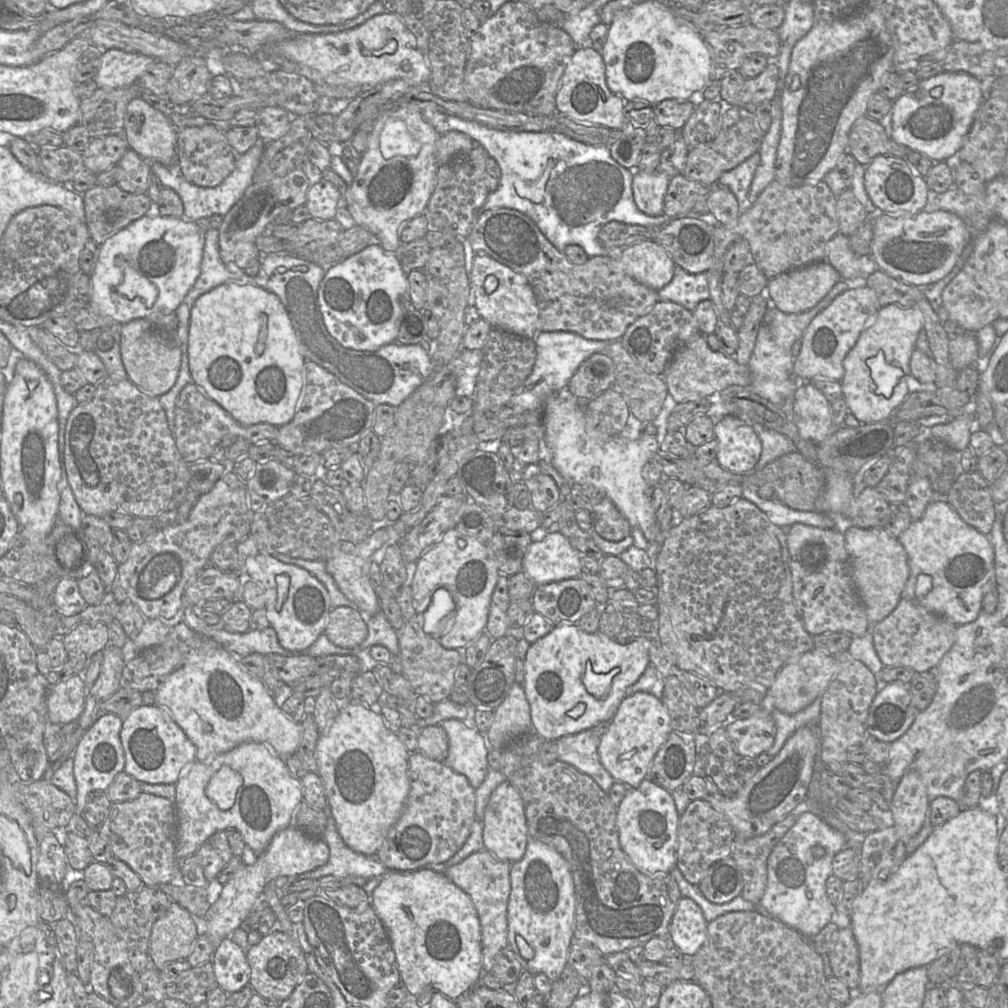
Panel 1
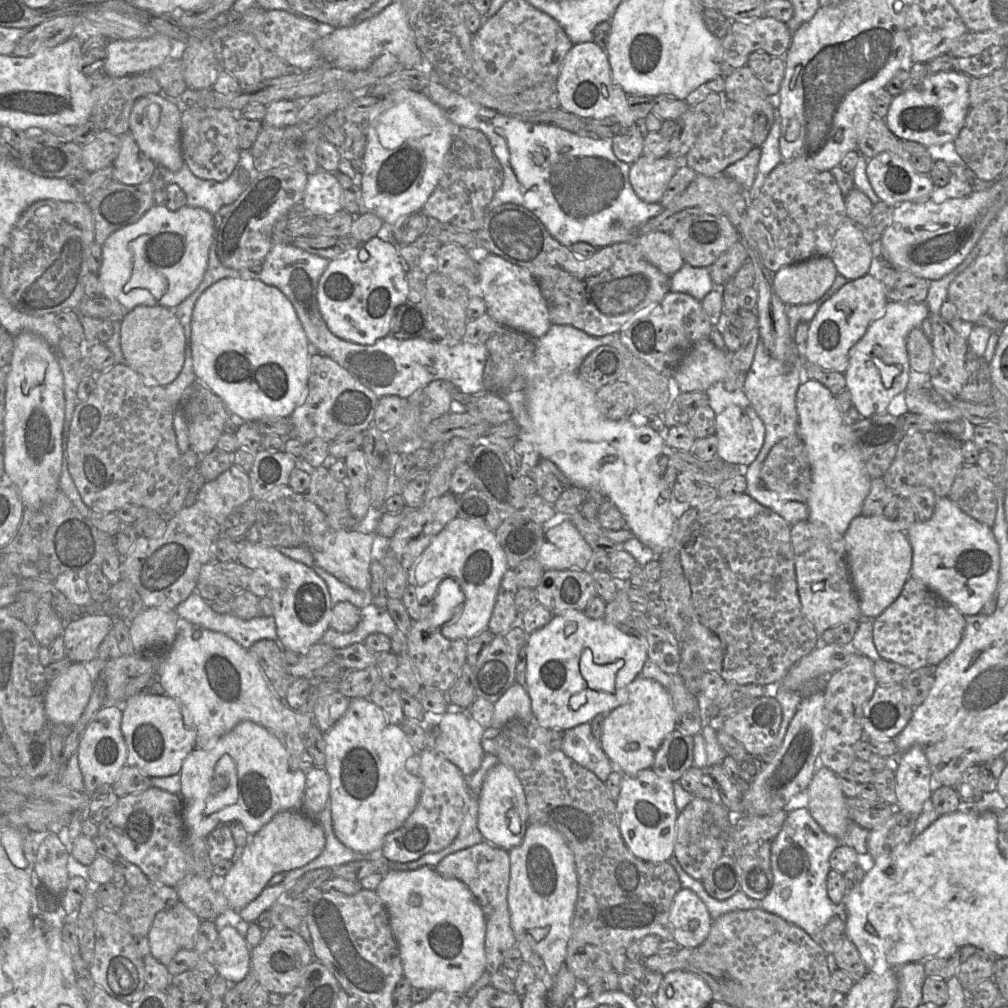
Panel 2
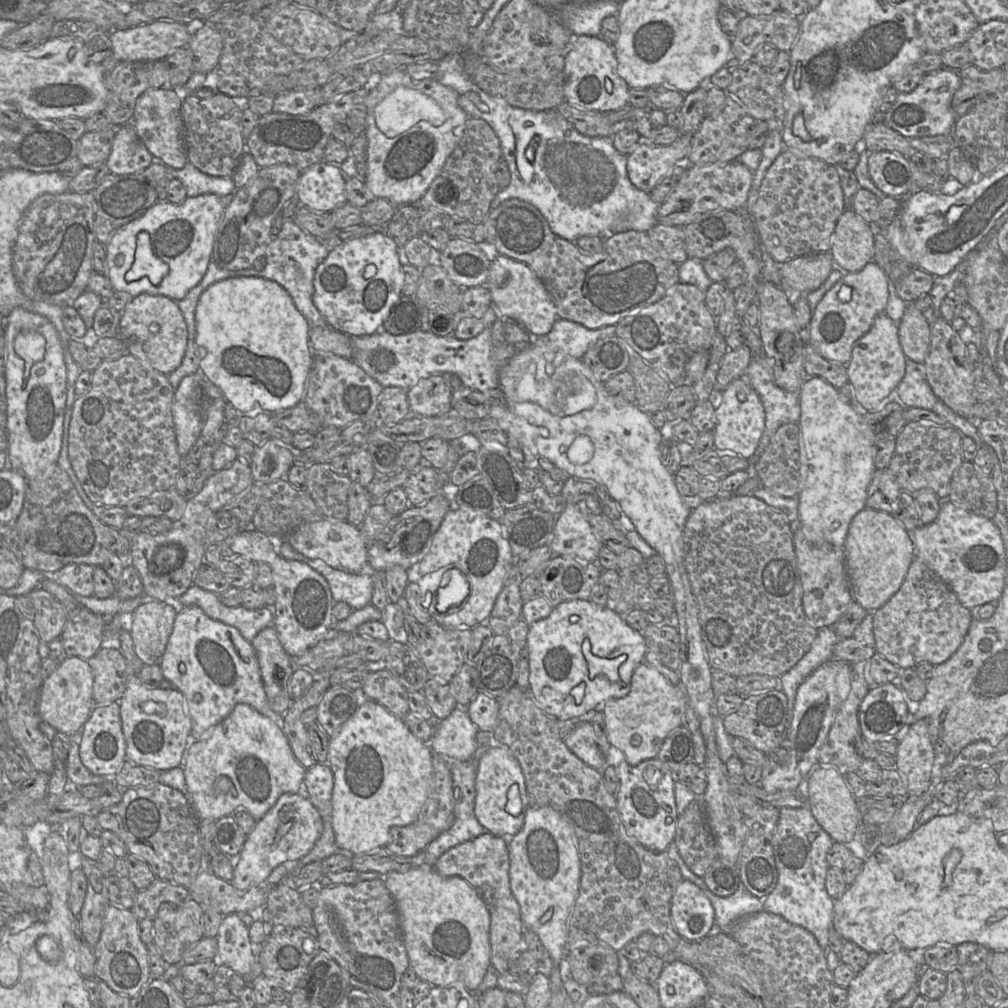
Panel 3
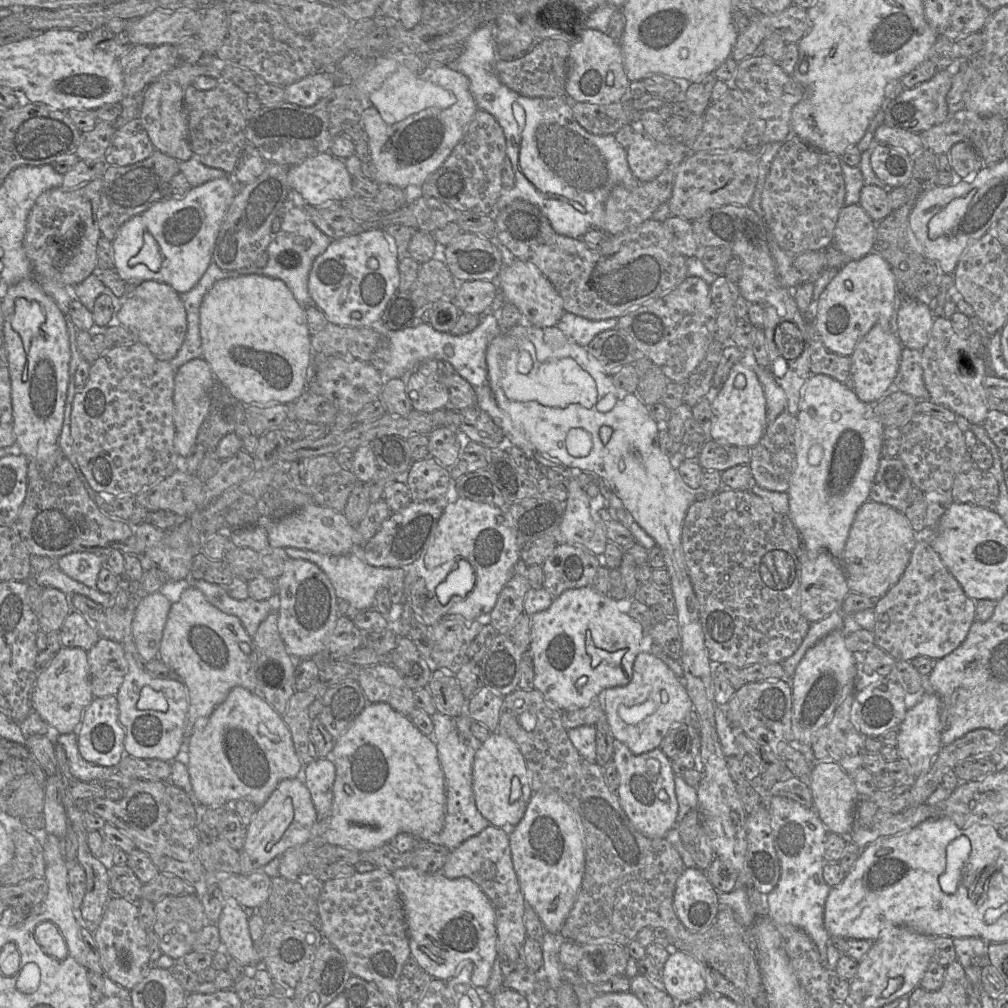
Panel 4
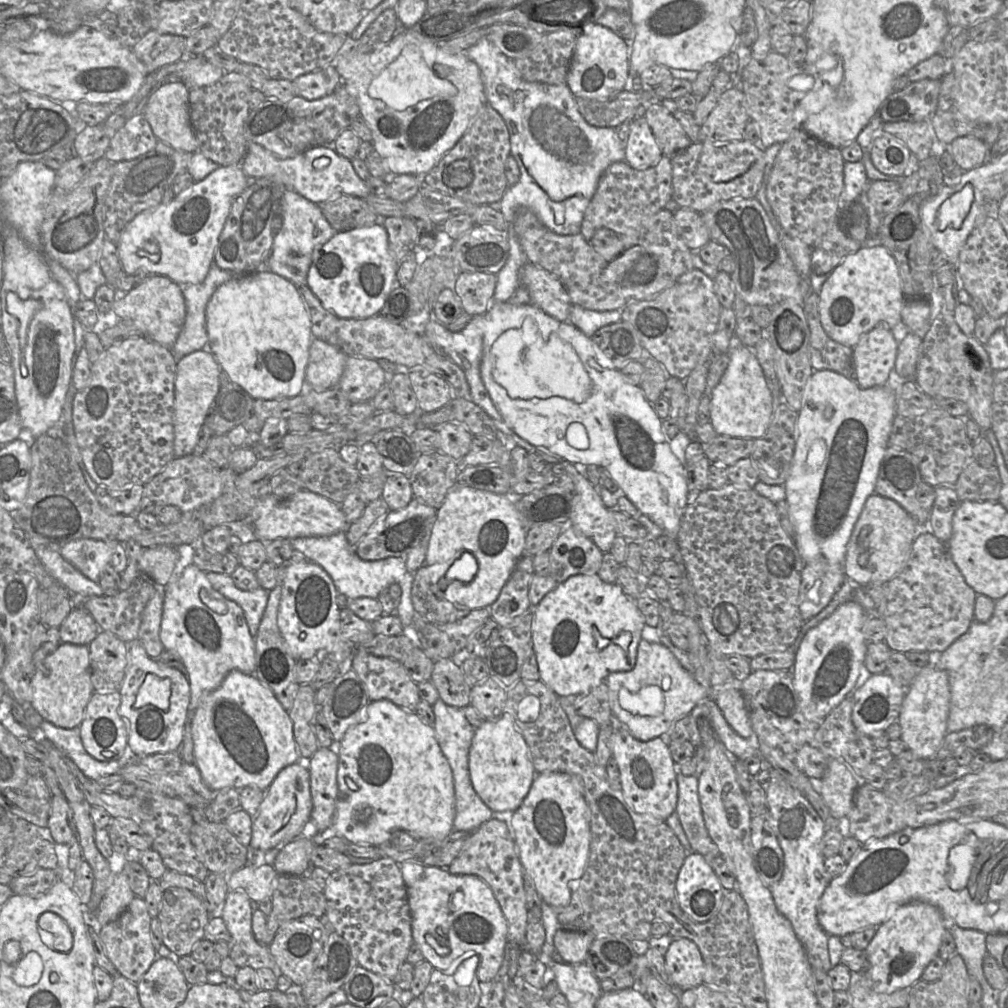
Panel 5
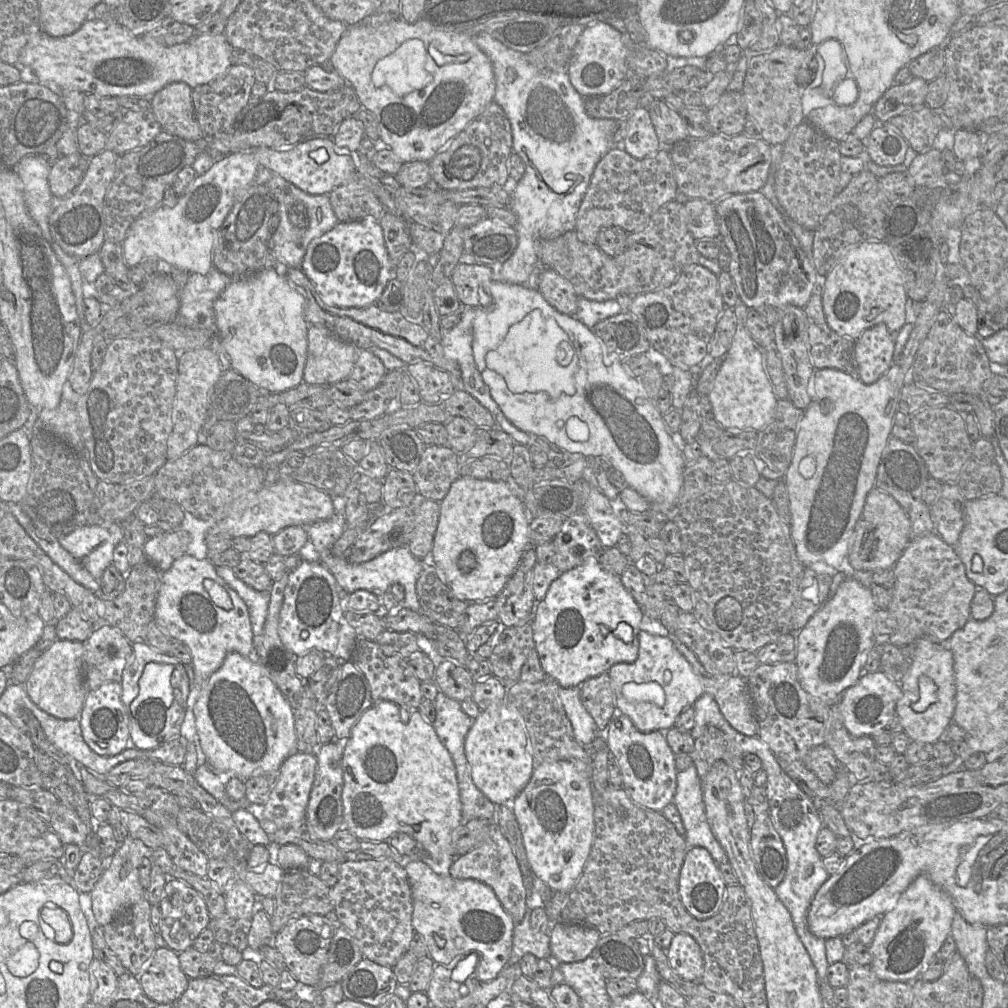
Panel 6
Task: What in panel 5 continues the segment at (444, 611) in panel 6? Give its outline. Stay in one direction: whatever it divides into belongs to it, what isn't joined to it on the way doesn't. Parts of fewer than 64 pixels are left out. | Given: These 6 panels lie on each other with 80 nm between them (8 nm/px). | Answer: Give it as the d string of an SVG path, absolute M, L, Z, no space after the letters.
M427 565L414 574L411 598L415 611L435 625L457 619L458 608L445 598L445 592L437 584L431 584Z

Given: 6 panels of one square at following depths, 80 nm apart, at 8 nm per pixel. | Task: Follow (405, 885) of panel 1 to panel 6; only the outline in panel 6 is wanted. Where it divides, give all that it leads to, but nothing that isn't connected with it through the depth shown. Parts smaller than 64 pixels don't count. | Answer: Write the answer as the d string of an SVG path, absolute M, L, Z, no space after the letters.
M414 860L404 867L411 888L412 927L421 934L435 964L448 964L456 956L477 953L480 982L493 980L506 967L516 924L493 889L475 879L456 879L436 873L427 863Z

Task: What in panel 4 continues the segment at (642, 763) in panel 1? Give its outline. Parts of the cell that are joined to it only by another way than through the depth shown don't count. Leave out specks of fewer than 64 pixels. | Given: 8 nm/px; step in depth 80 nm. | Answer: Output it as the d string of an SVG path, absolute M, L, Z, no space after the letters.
M640 651L635 659L631 681L625 686L603 690L598 695L598 699L604 707L613 737L624 743L635 755L660 748L663 739L671 728L683 722L686 714L693 709L692 701L683 682L662 660L652 653L644 651Z

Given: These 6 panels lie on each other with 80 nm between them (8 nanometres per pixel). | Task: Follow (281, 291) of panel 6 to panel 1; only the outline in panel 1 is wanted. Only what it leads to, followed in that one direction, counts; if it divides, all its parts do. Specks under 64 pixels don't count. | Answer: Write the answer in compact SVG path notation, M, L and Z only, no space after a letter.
M225 283L199 296L191 310L188 357L192 382L194 382L205 395L226 410L240 425L250 426L258 423L268 423L279 428L290 422L294 417L296 404L305 378L305 359L299 351L299 344L288 313L280 298L275 293L253 284L239 285L235 283Z

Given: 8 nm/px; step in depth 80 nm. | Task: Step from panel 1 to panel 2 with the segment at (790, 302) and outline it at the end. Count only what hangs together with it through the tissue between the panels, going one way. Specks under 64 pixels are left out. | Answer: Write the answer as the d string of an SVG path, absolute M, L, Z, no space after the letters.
M830 256L813 257L778 270L773 287L786 305L810 304L830 289L837 275Z

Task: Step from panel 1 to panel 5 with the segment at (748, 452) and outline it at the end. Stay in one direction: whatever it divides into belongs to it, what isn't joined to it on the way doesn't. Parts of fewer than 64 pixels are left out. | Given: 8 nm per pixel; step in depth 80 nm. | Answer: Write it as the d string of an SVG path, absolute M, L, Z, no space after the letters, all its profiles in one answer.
M734 335L734 344L732 345L732 347L729 349L729 356L730 356L730 362L729 365L724 373L724 375L722 376L720 382L717 384L717 386L711 391L710 394L710 399L711 399L711 424L713 425L716 433L718 435L727 435L727 436L731 436L731 437L736 437L736 438L749 438L749 439L758 439L760 437L762 437L765 432L767 431L769 424L771 422L772 416L773 416L773 412L774 412L774 400L773 400L773 395L772 392L769 388L768 385L768 380L766 379L764 372L762 370L762 367L754 353L754 351L752 349L750 349L749 347L743 345L742 343L740 343Z

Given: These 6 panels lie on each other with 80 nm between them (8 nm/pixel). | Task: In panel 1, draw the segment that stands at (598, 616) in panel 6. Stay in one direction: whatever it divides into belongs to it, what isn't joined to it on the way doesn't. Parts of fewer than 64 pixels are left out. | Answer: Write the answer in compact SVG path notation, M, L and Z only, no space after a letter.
M575 623L554 626L547 635L530 644L526 654L522 685L530 705L533 731L545 740L556 741L563 736L592 729L601 721L610 721L626 697L627 688L640 678L650 664L649 649L647 638L638 638L623 645L599 630L587 633Z

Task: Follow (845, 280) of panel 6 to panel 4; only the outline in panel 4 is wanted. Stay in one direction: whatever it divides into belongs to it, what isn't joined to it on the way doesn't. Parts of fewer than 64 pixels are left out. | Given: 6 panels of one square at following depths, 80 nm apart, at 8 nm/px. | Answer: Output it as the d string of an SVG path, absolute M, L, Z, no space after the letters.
M871 252L860 260L850 260L839 270L818 301L816 327L825 347L834 353L851 357L857 343L880 319L889 319L890 322L896 295L895 275L880 254Z

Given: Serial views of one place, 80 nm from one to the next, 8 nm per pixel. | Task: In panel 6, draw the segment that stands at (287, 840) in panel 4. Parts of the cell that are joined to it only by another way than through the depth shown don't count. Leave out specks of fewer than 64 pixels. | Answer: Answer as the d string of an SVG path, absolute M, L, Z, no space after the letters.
M296 750L282 763L277 778L274 782L272 789L267 795L261 807L253 807L257 809L257 818L259 819L262 829L268 834L272 835L278 829L288 827L289 825L299 822L306 818L306 808L309 800L309 795L314 780L317 759L315 752L304 753Z

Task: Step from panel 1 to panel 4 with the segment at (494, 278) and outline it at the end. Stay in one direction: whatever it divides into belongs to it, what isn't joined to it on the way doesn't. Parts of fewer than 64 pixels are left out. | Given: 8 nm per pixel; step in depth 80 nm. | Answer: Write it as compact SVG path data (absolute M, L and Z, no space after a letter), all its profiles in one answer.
M519 259L505 262L496 279L505 302L515 305L524 318L536 327L555 326L564 314L563 300L552 283L532 263Z

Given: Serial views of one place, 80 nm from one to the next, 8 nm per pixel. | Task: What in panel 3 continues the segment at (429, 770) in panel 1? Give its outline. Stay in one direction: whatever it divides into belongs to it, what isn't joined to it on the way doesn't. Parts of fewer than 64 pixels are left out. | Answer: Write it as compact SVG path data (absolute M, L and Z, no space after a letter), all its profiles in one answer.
M432 756L432 780L423 804L416 820L406 826L393 827L389 833L389 841L386 849L399 856L414 856L423 851L427 845L446 831L454 819L455 799L453 796L453 782L449 765L443 756Z

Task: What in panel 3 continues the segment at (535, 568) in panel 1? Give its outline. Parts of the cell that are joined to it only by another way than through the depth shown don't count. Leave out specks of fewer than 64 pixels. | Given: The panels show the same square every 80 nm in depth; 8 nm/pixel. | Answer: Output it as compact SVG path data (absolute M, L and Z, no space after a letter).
M566 503L557 517L552 540L549 543L553 555L562 555L577 561L597 561L602 547L579 504Z

